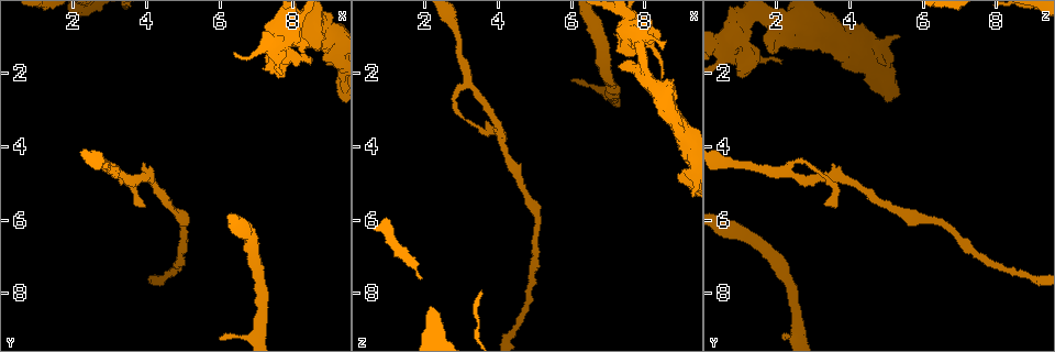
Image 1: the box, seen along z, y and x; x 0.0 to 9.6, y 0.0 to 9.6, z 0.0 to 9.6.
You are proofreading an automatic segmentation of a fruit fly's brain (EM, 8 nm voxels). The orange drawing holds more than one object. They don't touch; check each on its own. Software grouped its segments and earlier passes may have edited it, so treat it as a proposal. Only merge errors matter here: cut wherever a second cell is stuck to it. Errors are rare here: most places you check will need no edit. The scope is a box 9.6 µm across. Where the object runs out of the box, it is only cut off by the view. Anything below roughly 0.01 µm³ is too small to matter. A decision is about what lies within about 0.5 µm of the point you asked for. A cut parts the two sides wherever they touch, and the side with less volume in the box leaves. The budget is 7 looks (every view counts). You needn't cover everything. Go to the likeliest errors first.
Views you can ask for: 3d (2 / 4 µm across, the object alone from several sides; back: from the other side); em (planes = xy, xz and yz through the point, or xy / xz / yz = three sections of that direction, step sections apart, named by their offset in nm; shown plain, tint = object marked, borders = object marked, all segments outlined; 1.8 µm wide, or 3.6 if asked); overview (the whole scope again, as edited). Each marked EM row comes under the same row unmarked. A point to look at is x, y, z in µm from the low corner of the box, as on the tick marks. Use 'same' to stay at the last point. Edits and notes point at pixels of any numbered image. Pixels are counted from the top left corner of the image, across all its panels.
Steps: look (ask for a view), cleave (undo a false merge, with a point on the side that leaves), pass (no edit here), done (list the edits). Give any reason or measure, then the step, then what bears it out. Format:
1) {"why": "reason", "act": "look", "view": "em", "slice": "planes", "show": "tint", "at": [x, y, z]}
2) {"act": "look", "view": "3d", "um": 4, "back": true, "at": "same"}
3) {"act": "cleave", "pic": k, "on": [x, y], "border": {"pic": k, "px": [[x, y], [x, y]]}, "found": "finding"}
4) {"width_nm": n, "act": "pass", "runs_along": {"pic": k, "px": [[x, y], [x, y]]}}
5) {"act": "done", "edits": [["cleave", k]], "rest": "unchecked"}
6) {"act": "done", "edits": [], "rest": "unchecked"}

{"why": "three arms meet", "act": "look", "view": "em", "slice": "planes", "show": "tint", "at": [3.15, 4.75, 2.25]}

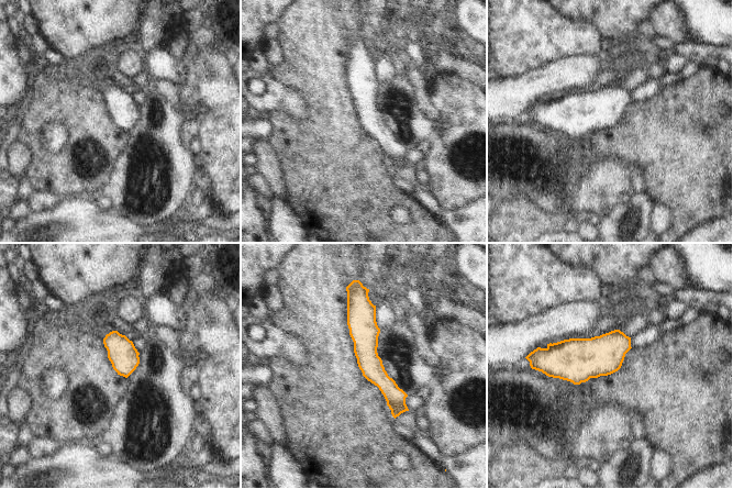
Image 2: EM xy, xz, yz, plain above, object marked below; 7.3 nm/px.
{"act": "pass", "runs_along": {"pic": 2, "px": [[358, 300], [367, 359], [396, 413]]}, "found": "all the same cell"}

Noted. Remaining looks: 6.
{"act": "look", "view": "em", "um": 3.6, "slice": "yz", "step": 8, "show": "tint", "at": [7.70, 1.10, 0.55]}

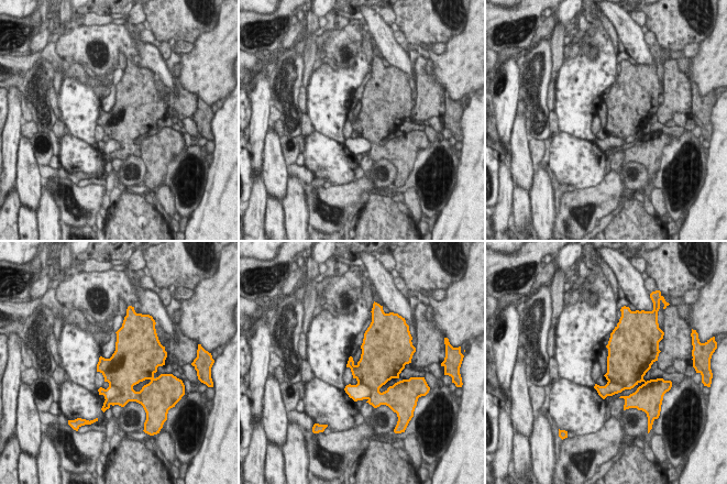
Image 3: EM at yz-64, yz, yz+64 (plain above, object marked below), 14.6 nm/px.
{"width_nm": 360, "act": "cleave", "pic": 3, "on": [630, 385], "border": {"pic": 3, "px": [[642, 376], [624, 388], [608, 382]]}, "found": "two cells meet here"}

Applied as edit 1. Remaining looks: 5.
{"act": "look", "view": "overview"}

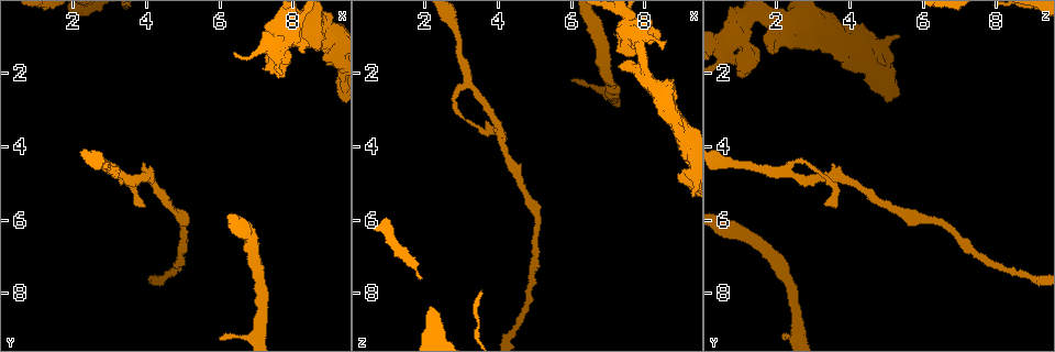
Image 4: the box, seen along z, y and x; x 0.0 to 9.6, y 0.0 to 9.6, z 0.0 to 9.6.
{"why": "touches itself", "act": "look", "view": "em", "slice": "xy", "step": 8, "show": "borders", "at": [8.95, 1.30, 3.25]}

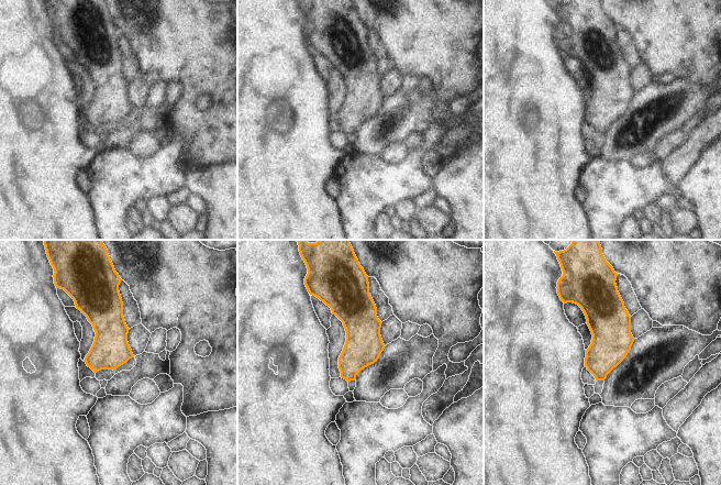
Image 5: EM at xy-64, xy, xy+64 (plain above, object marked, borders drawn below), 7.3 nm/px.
{"act": "pass", "found": "one cell here"}

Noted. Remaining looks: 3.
{"act": "done", "edits": [["cleave", 3]], "rest": "unchecked"}

